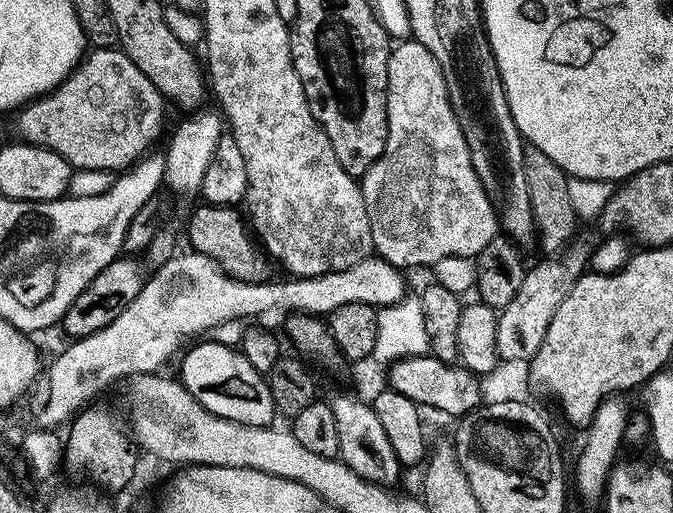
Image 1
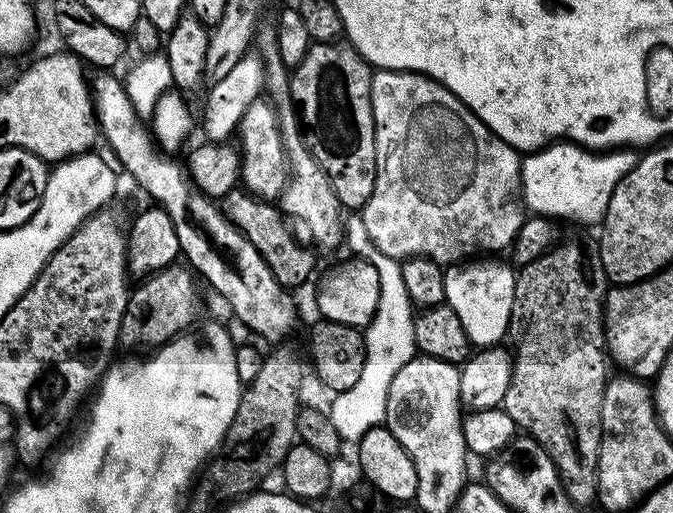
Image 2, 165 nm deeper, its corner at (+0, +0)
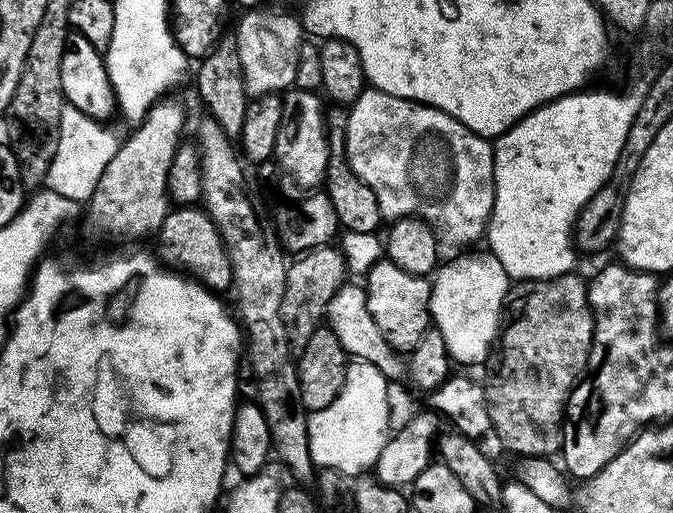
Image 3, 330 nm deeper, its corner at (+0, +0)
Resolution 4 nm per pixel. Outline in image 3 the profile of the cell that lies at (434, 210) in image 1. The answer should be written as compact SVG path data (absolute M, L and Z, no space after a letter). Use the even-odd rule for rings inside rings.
M368 86L365 87L364 93L361 94L346 112L348 124L344 127L344 151L349 166L374 190L374 198L378 198L380 215L385 221L391 222L401 220L404 216L416 216L419 220L424 220L432 227L433 232L444 236L448 240L453 240L456 244L472 244L476 239L483 237L488 231L488 219L494 206L494 154L492 153L492 144L485 137L480 136L477 132L471 132L458 118L446 114L429 104L419 104L416 100L407 100L398 98L394 94L386 94L382 90Z

